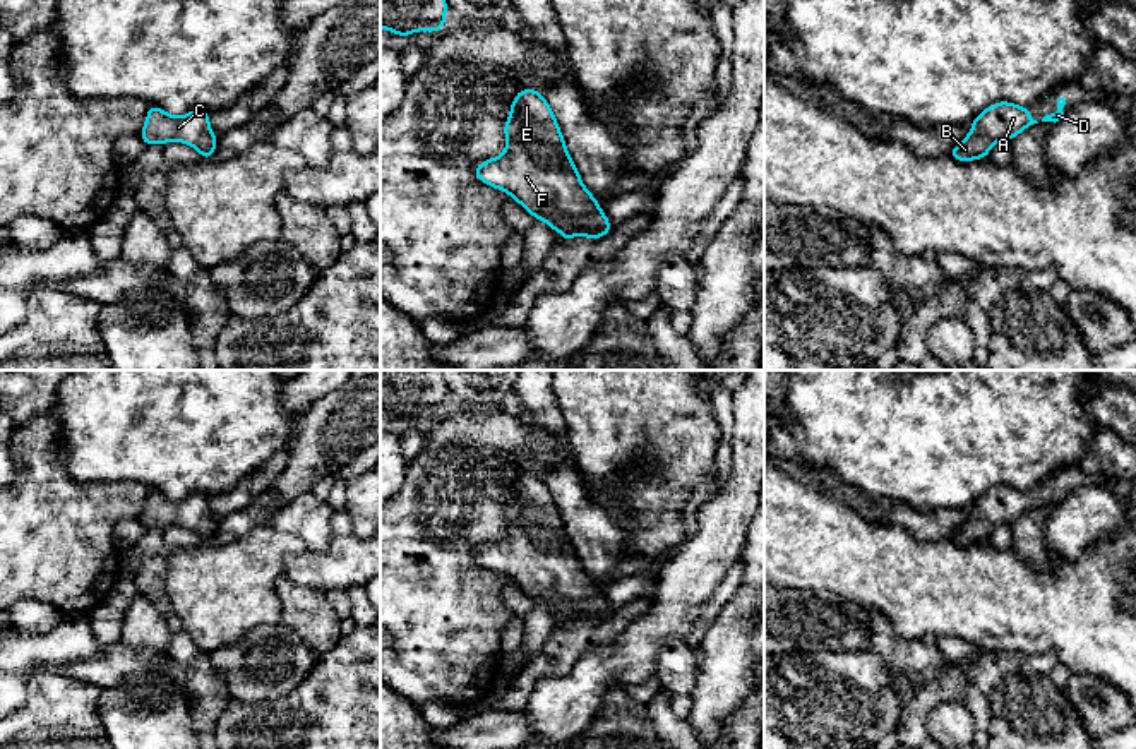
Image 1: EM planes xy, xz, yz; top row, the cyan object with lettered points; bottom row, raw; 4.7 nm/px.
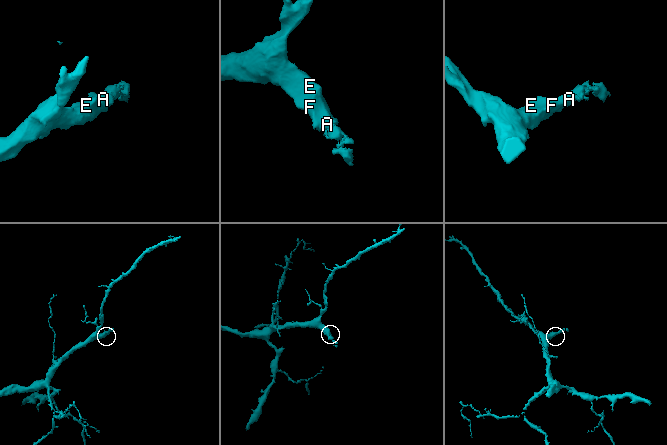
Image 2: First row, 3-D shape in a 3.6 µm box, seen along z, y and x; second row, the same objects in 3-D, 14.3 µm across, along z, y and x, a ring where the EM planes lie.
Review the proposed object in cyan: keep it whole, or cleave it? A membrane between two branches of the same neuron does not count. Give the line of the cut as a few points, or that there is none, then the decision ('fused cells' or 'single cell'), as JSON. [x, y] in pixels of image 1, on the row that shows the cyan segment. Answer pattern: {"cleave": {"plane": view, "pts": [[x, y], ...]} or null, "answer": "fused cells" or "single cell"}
{"cleave": null, "answer": "single cell"}

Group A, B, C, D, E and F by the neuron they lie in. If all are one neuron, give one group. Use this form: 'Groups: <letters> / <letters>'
Groups: A B C D E F

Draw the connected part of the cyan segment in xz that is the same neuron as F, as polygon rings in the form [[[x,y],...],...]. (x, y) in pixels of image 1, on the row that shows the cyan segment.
[[[521,89],[511,105],[504,125],[507,149],[475,166],[481,183],[507,192],[531,213],[533,219],[545,219],[550,230],[562,233],[562,242],[572,237],[601,238],[613,228],[593,194],[586,190],[579,171],[569,156],[560,127],[543,94]]]

